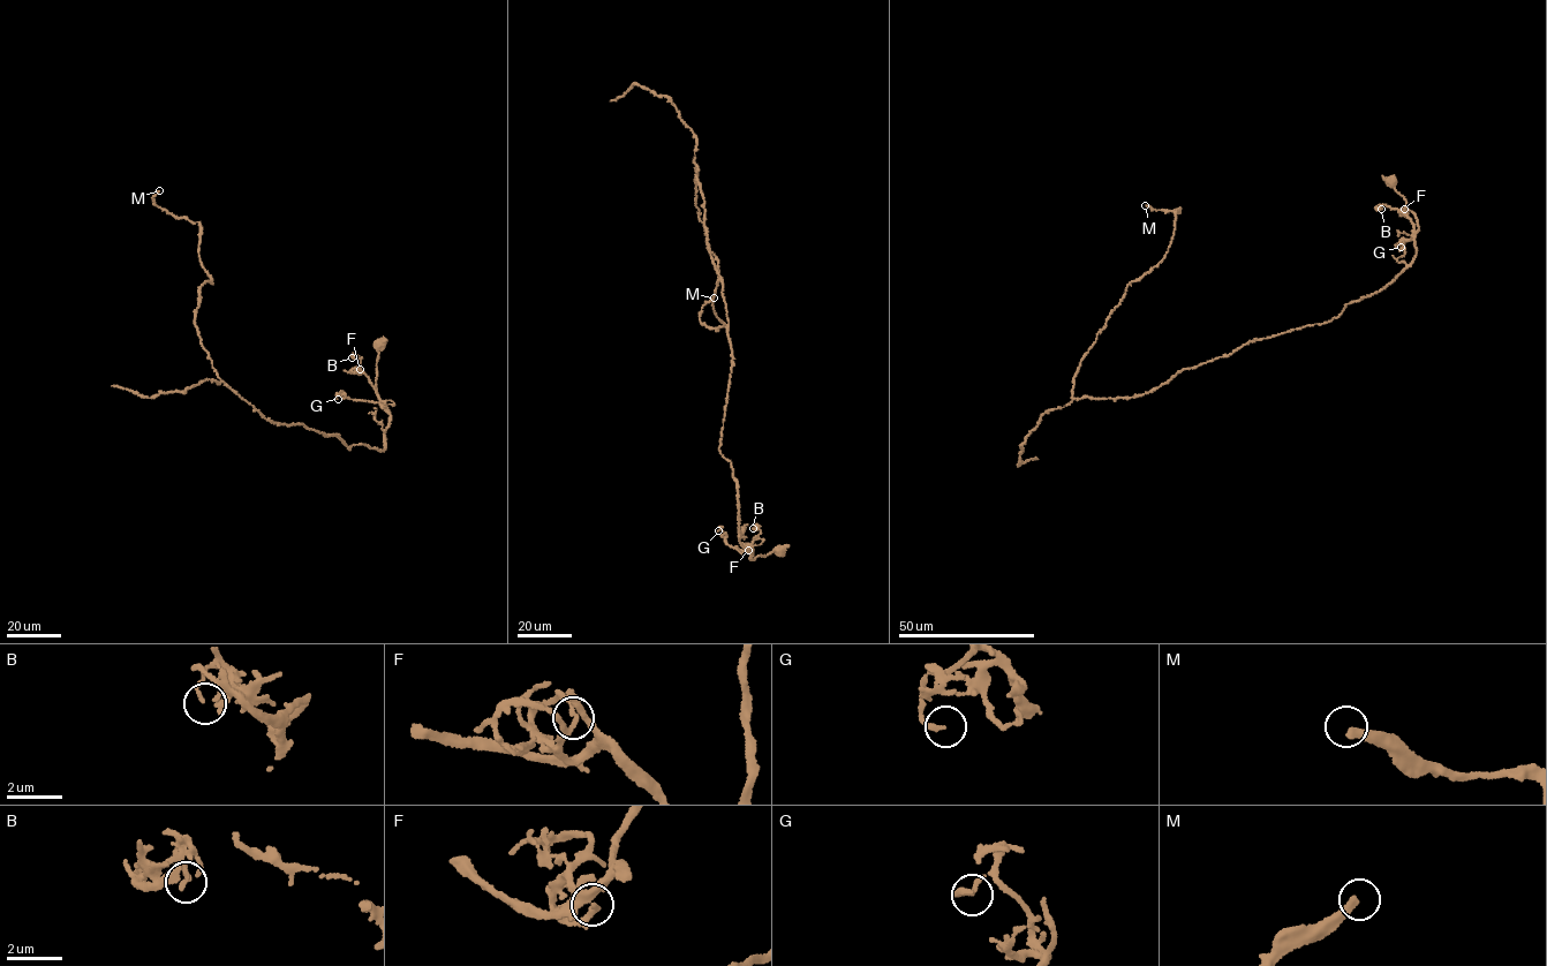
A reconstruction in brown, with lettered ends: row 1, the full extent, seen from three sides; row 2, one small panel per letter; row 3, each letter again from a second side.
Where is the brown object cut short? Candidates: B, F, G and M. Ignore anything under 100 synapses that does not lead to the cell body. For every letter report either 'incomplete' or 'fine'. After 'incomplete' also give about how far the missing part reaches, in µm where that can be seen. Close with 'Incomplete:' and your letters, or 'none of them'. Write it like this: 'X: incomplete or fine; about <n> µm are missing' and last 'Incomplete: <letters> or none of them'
B: fine
F: fine
G: fine
M: fine
Incomplete: none of them

